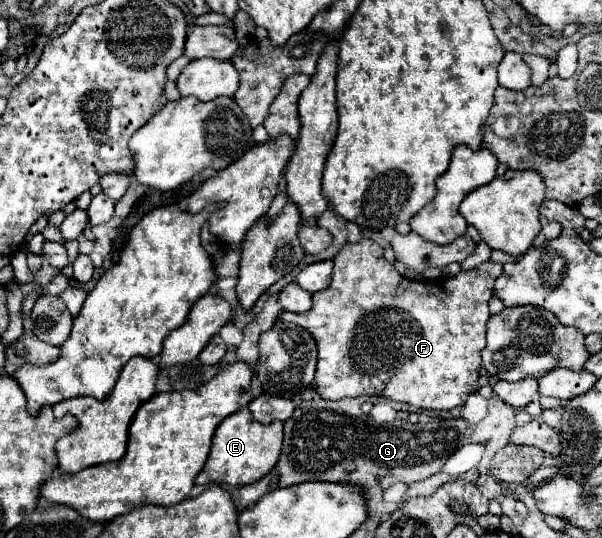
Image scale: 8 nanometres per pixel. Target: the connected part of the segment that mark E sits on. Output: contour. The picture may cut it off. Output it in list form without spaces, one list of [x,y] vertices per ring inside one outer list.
[[[240,409],[232,415],[228,415],[216,429],[214,439],[212,439],[212,449],[210,455],[206,459],[204,469],[200,471],[200,475],[196,477],[196,485],[208,485],[208,483],[230,483],[230,485],[248,485],[258,481],[260,477],[264,477],[278,461],[282,449],[282,421],[272,421],[270,425],[262,425],[258,421],[254,421],[254,417],[250,415],[248,409]]]

